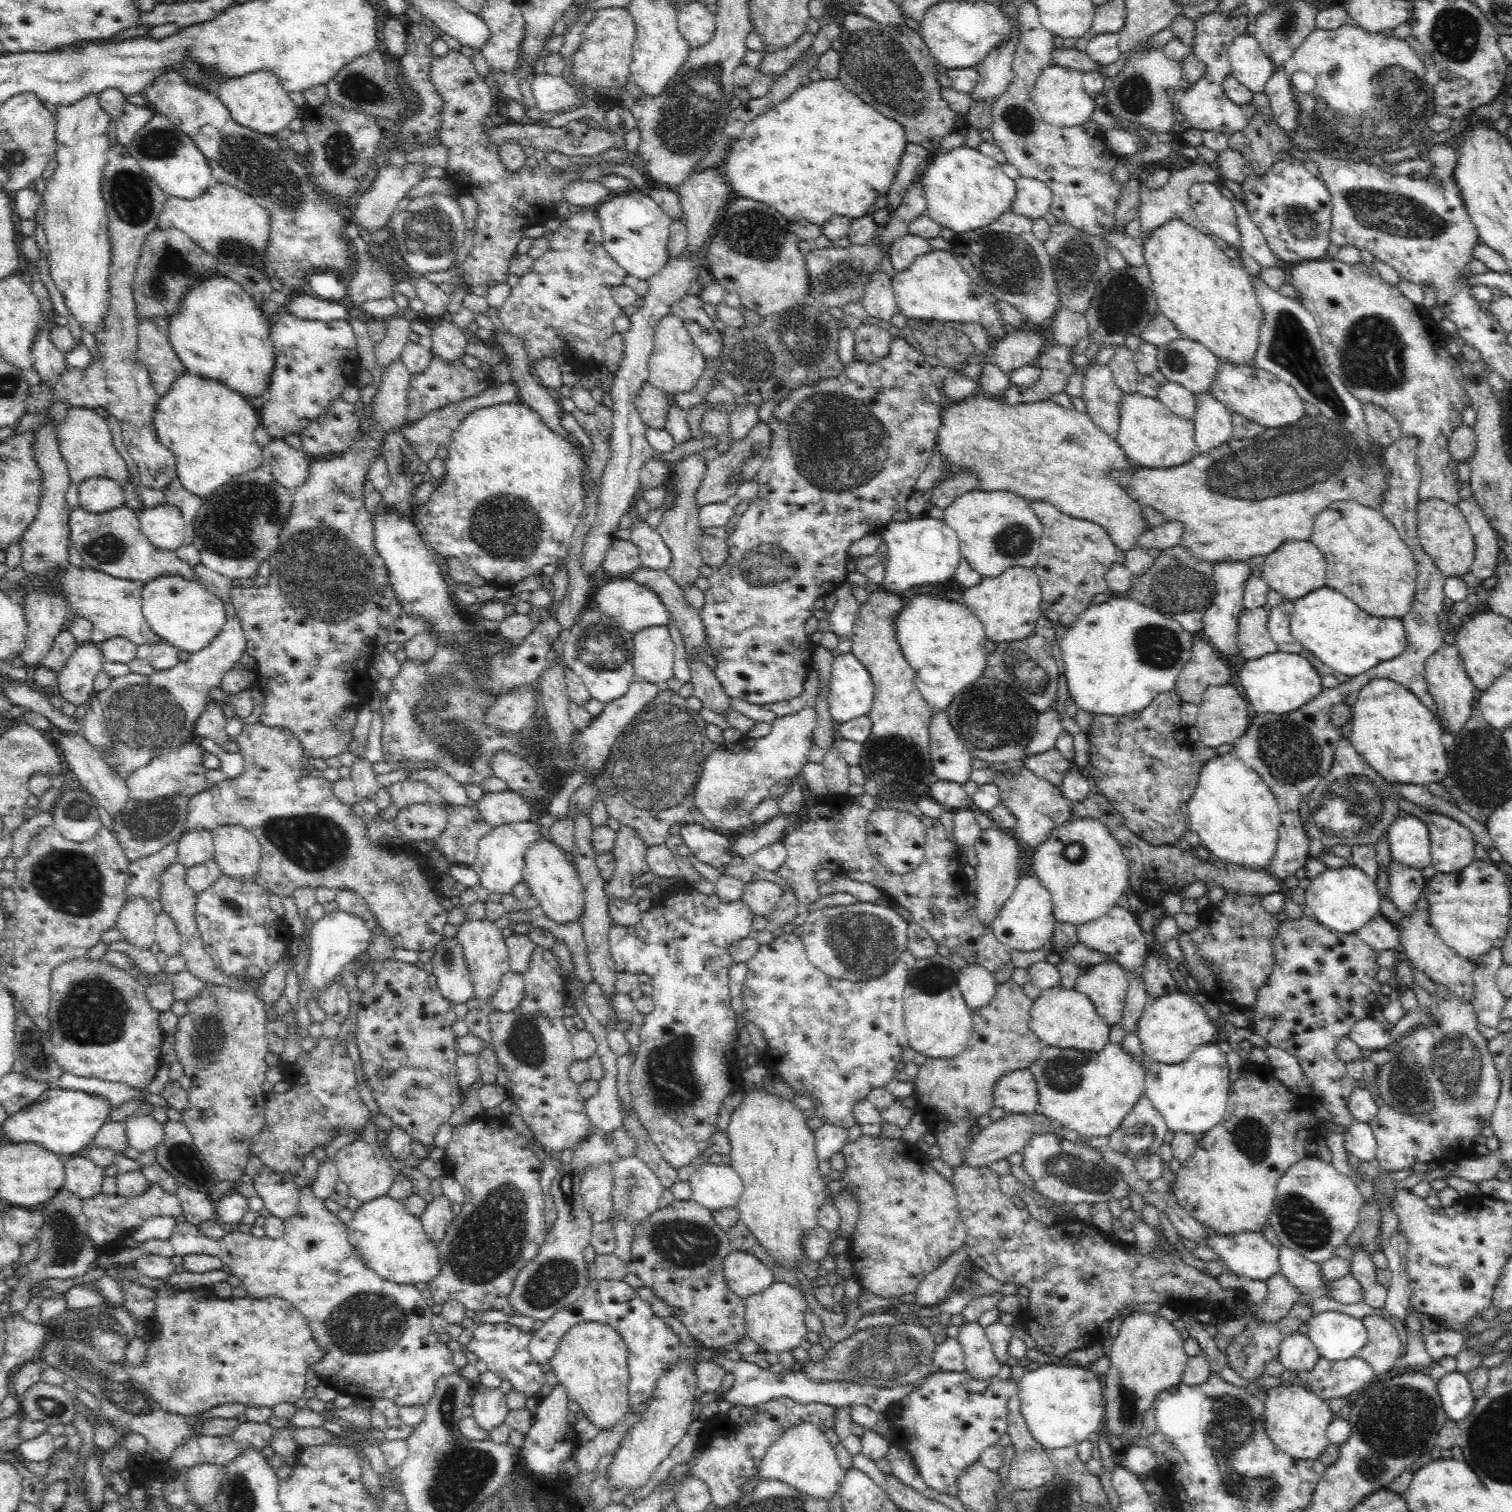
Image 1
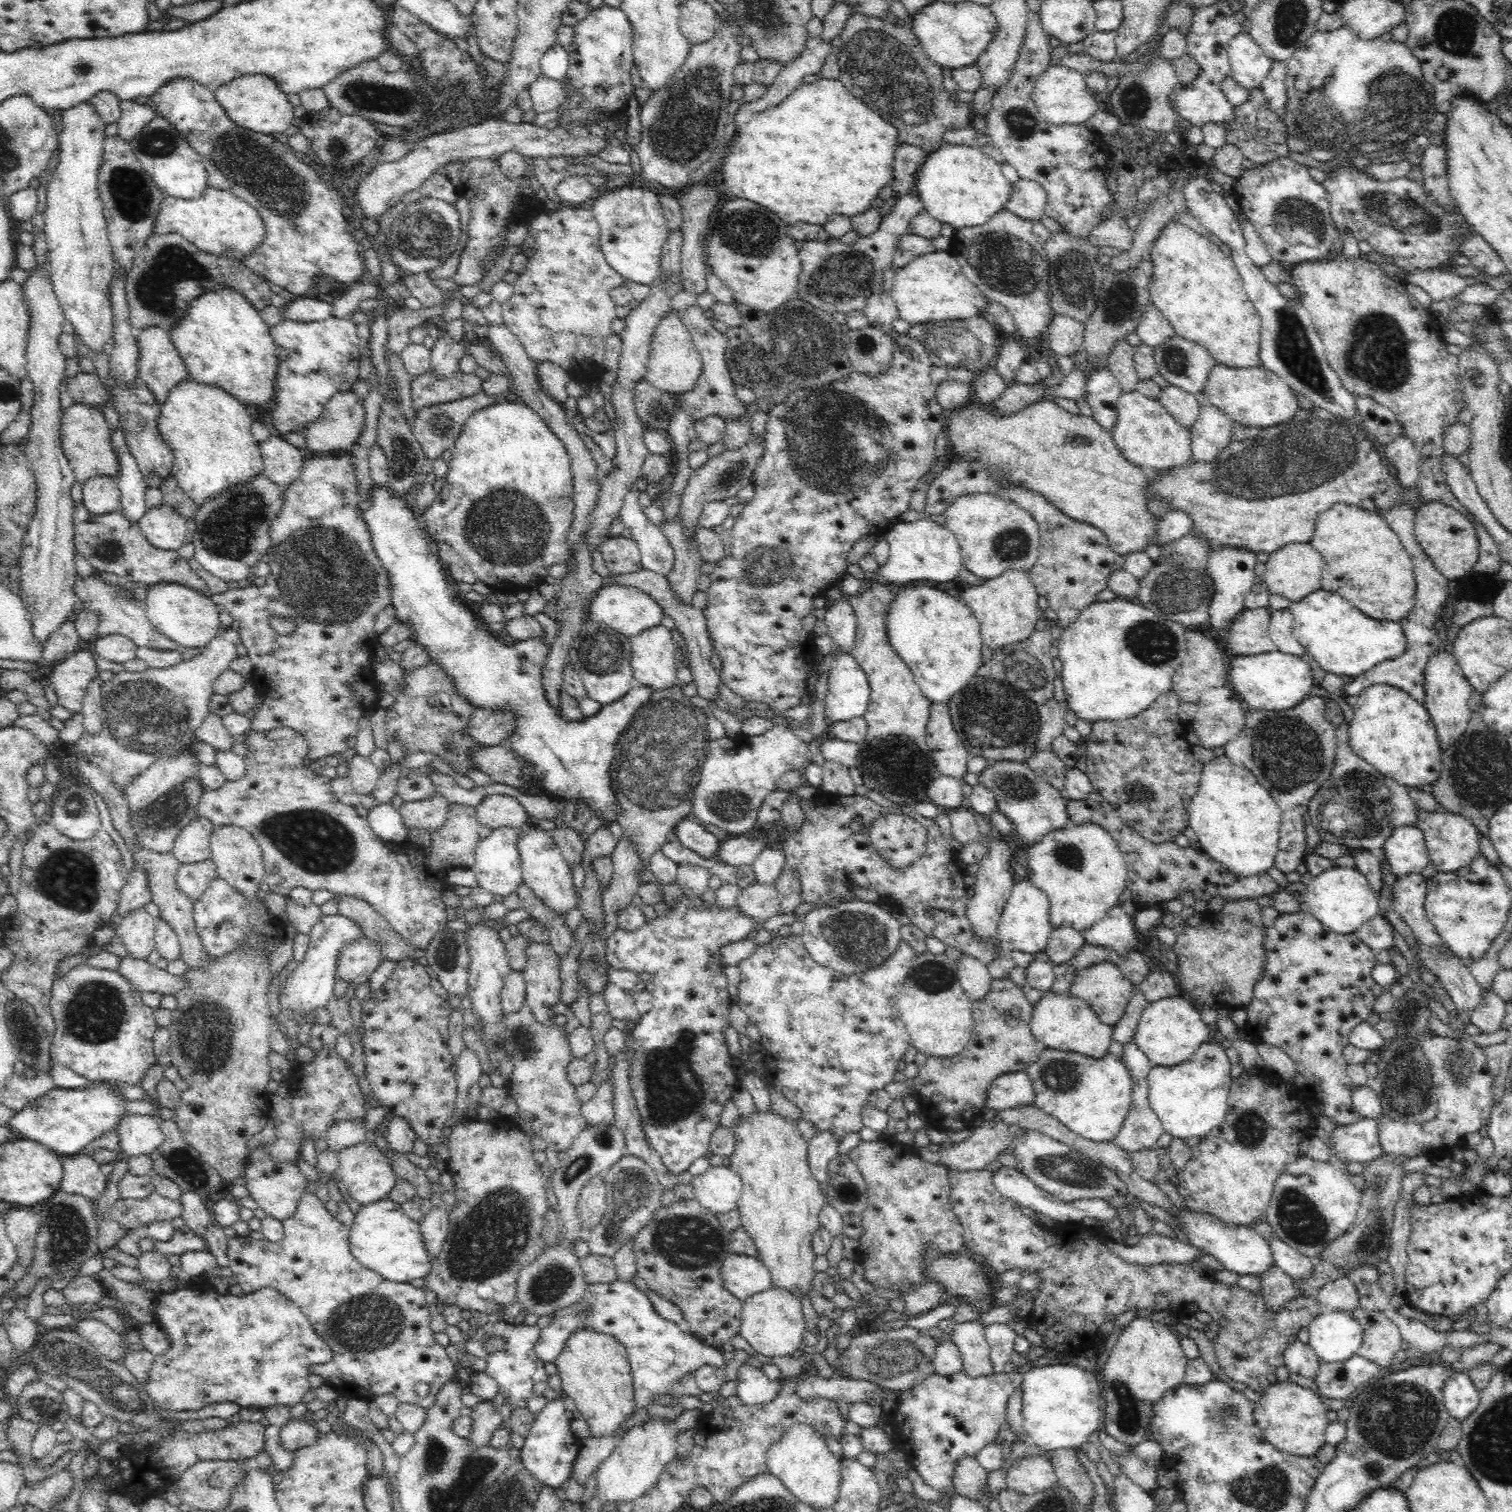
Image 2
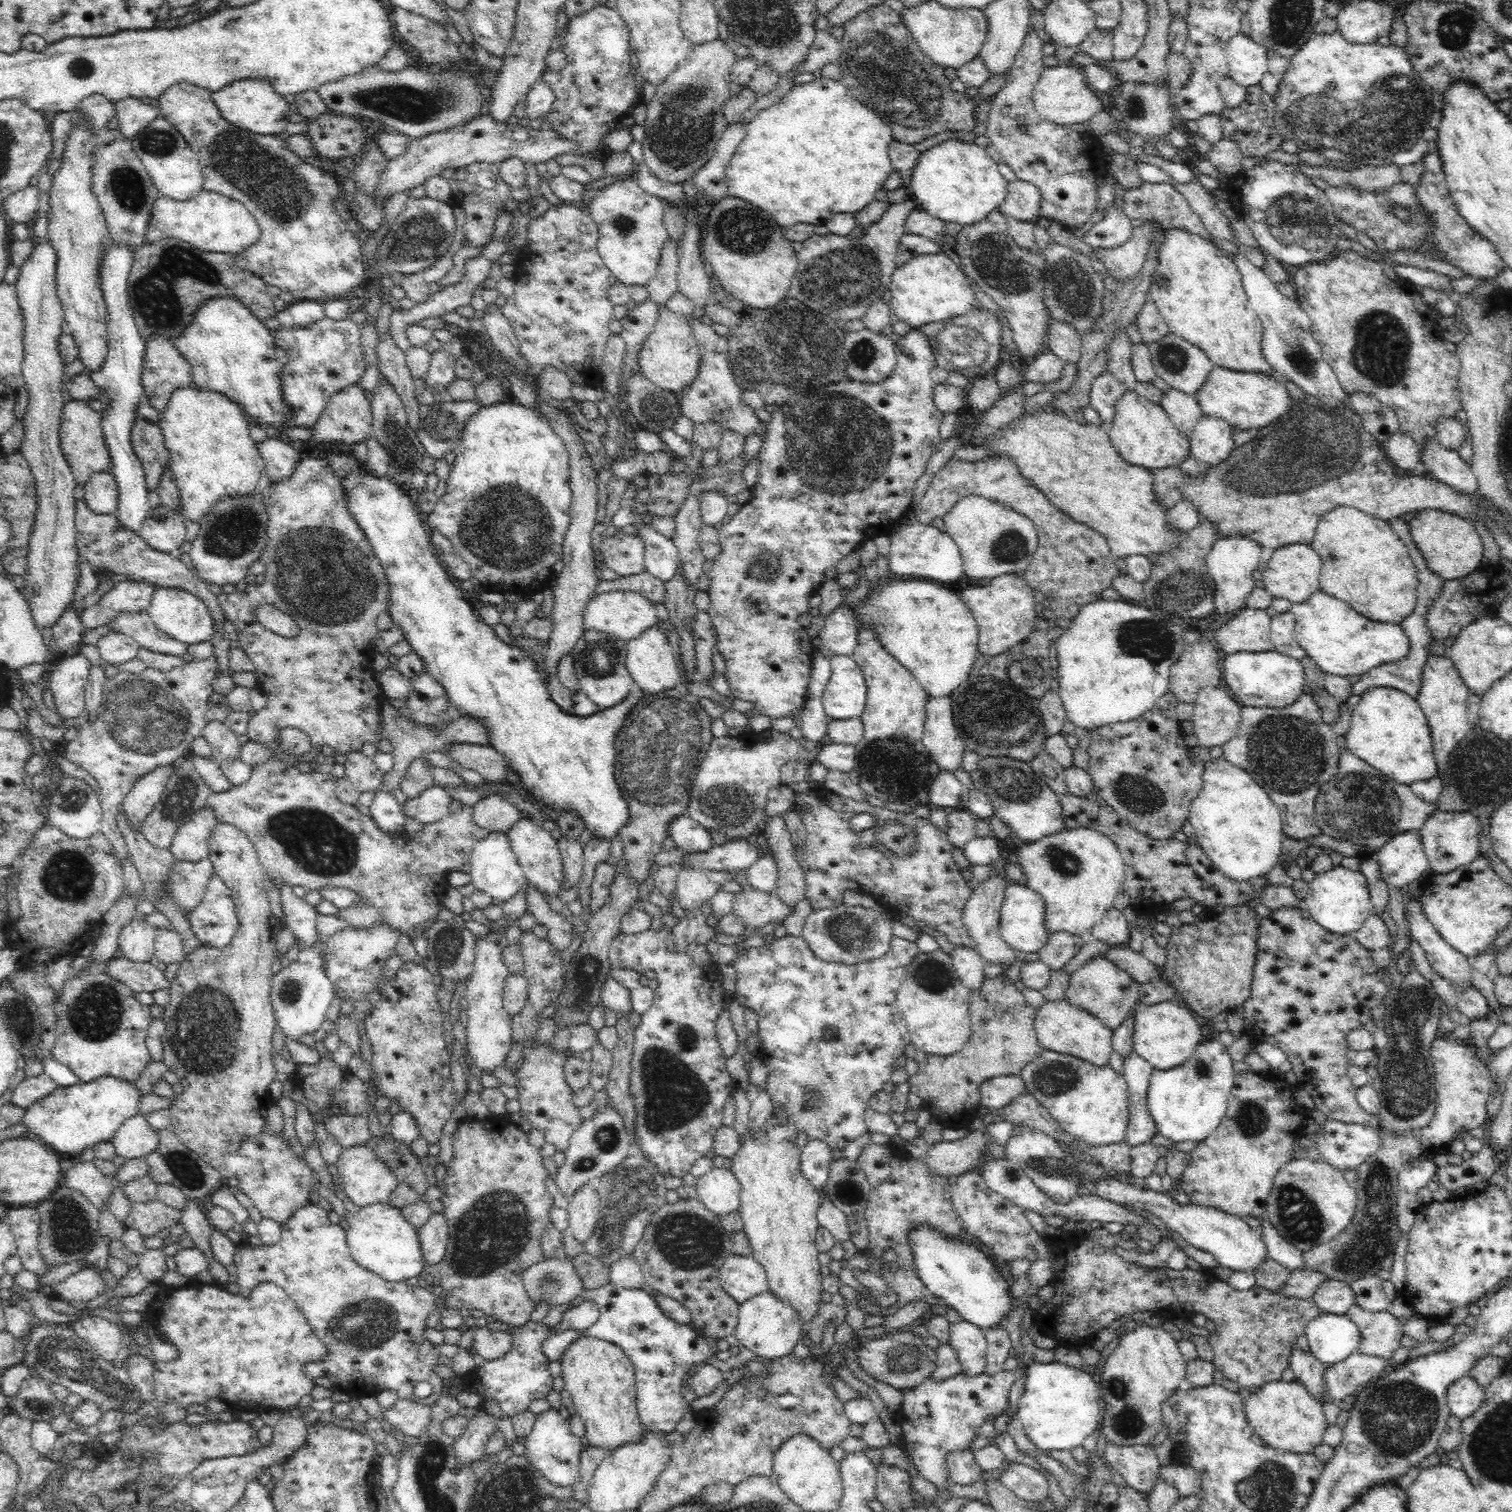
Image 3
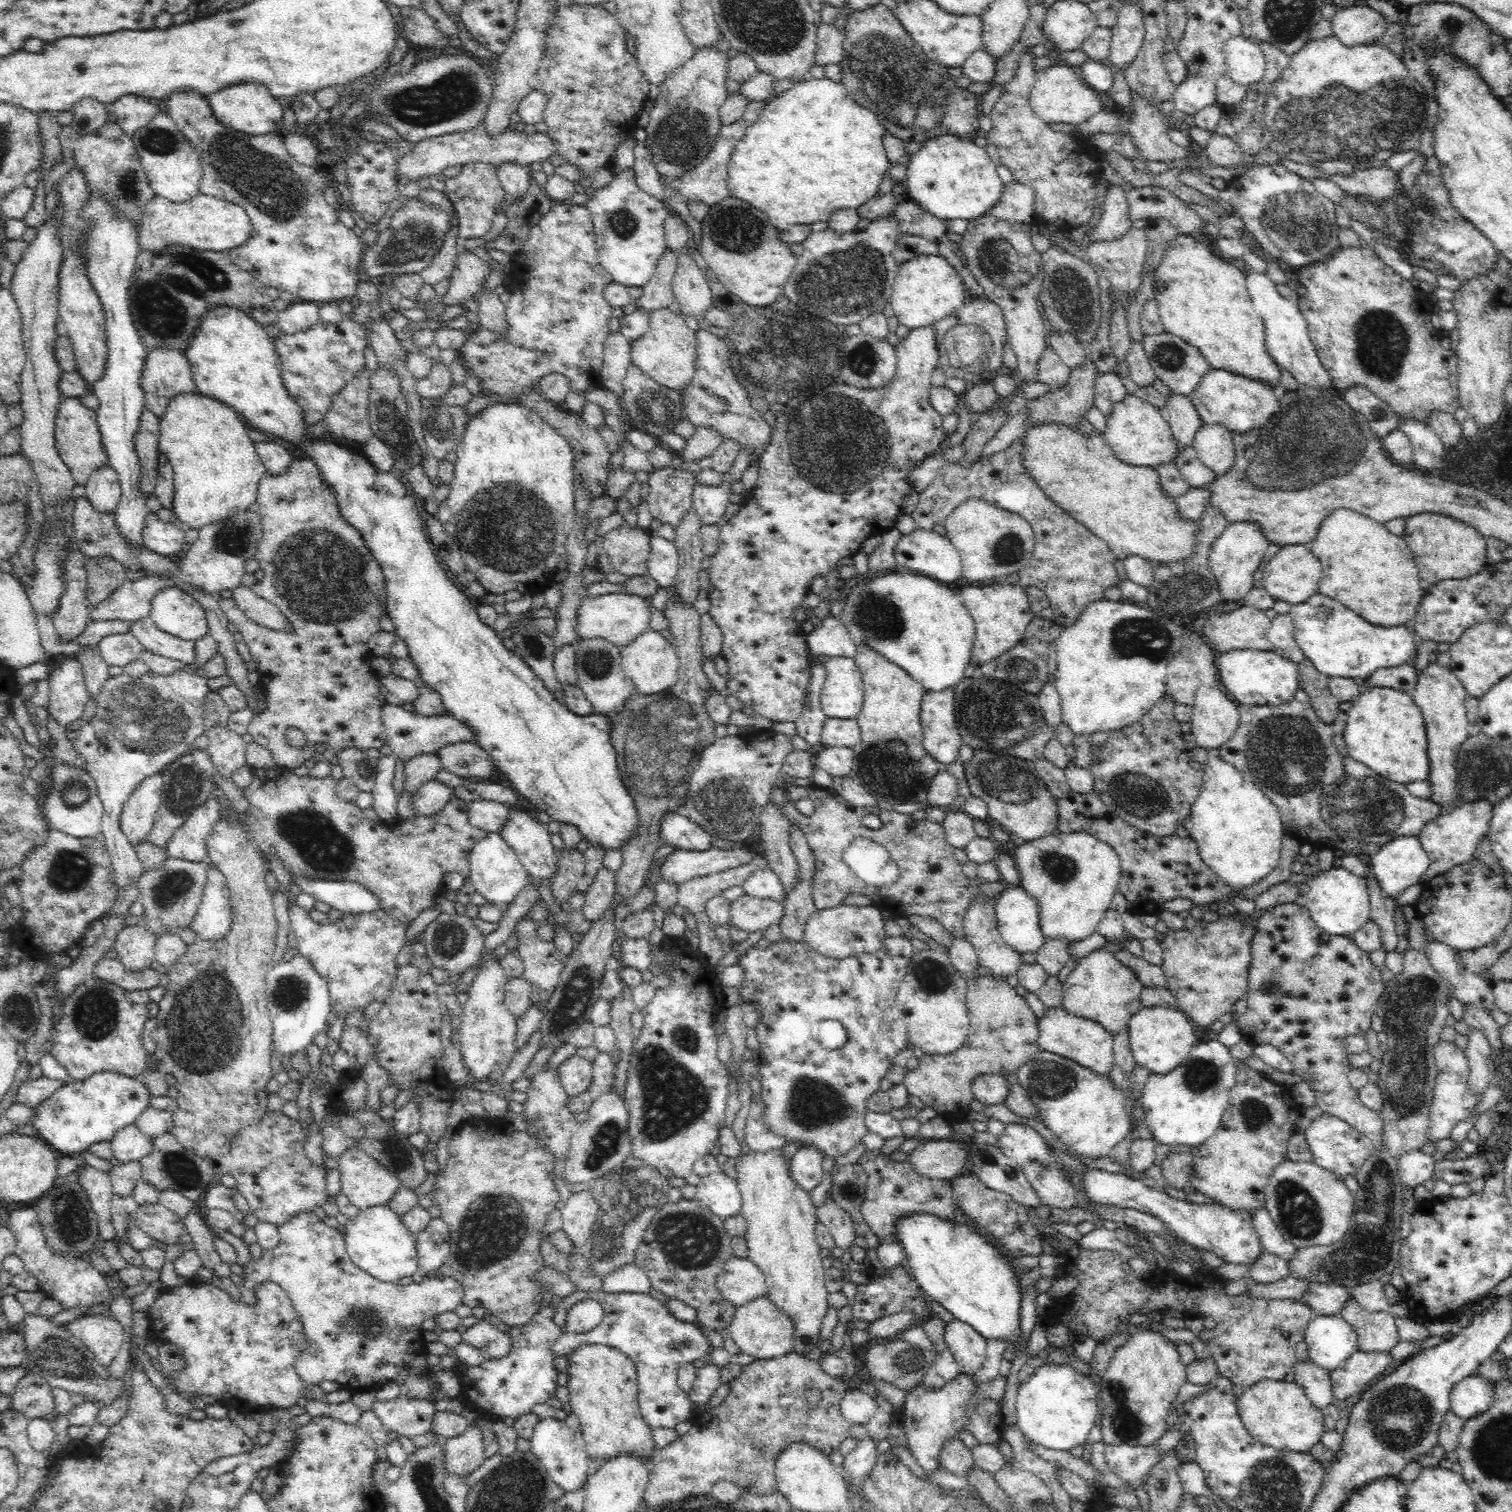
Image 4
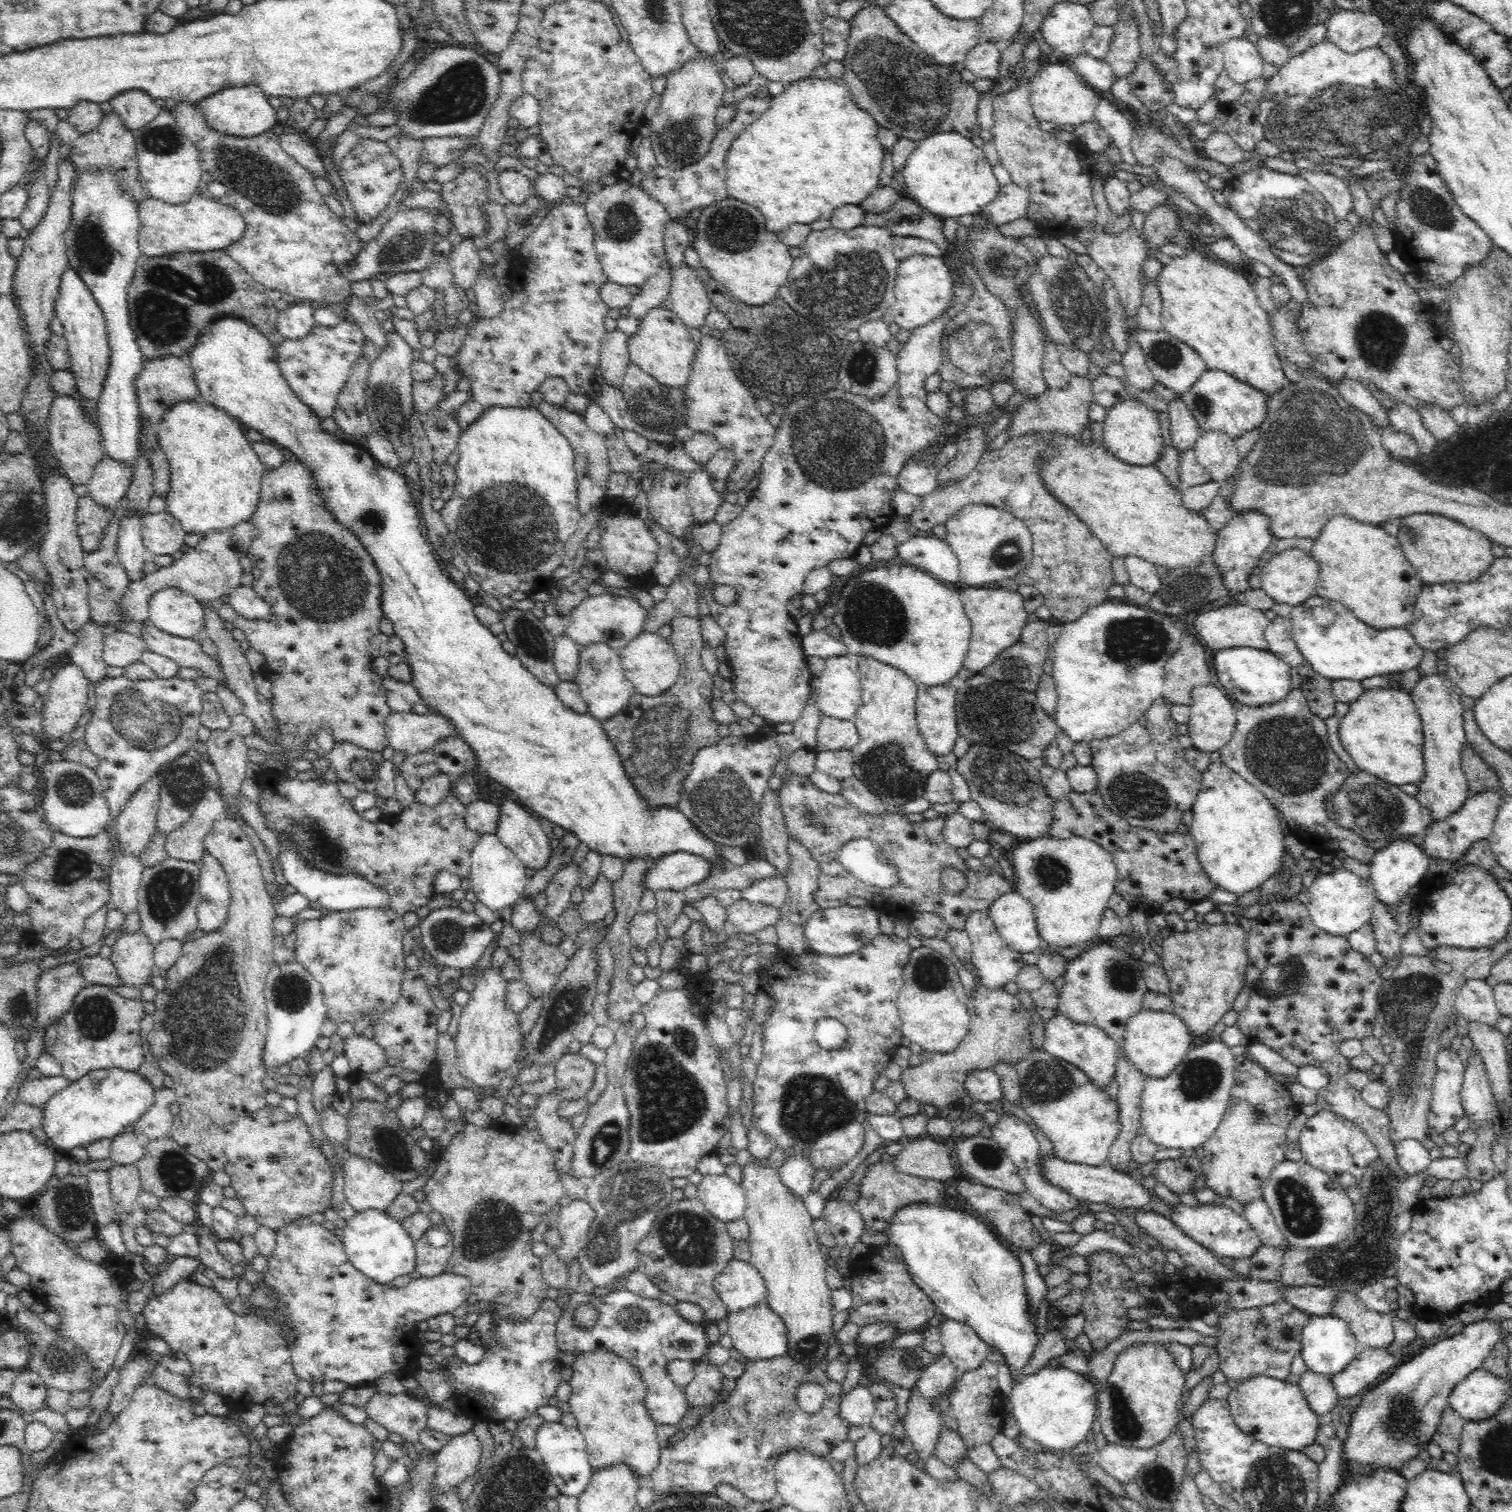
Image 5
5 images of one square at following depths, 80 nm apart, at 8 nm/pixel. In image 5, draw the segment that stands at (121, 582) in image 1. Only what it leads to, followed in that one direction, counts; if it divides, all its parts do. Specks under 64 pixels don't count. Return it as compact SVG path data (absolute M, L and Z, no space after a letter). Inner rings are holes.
M150 622L145 623L142 640L148 646L149 651L176 662L180 668L199 670L200 677L217 681L218 688L228 688L228 681L226 681L226 675L220 667L218 658L206 655L199 642L171 636L160 631Z

